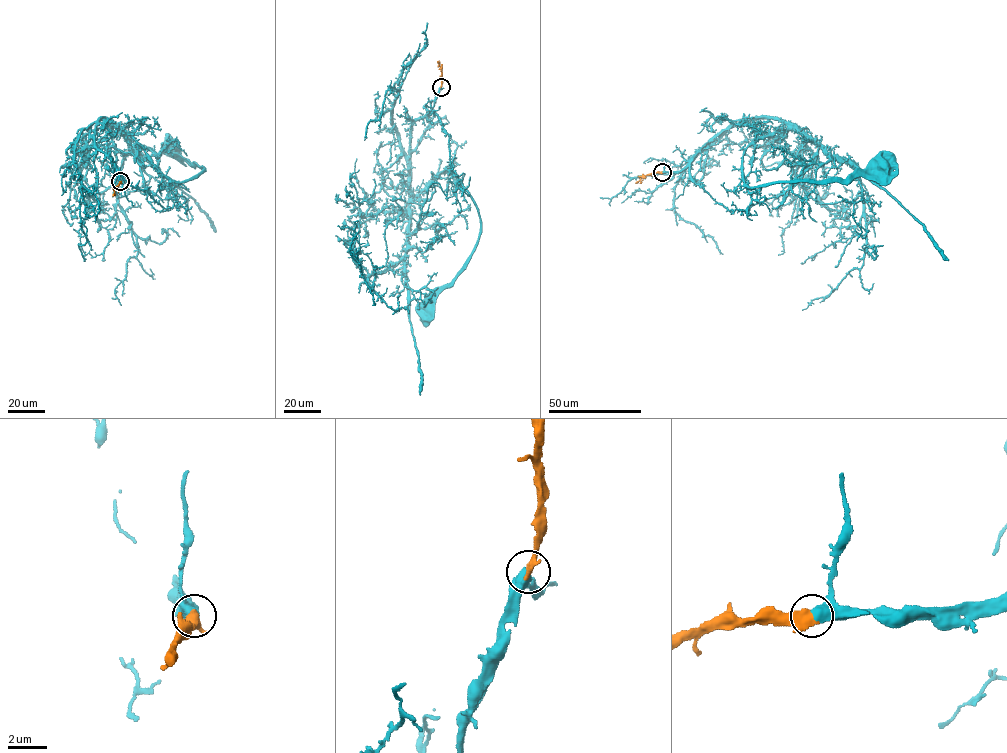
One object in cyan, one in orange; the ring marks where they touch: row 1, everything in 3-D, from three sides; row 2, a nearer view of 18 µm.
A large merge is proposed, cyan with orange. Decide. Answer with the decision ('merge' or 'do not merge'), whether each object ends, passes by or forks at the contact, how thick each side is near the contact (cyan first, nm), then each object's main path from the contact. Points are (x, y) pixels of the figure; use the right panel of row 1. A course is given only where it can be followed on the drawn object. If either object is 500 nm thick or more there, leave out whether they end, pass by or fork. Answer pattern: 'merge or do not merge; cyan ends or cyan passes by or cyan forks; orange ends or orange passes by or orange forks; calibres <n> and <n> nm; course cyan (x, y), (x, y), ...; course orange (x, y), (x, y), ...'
merge; calibres 600 and 320 nm; course cyan (662, 172), (761, 117), (787, 127), (747, 147), (749, 187), (873, 175), (883, 164); course orange (662, 172), (643, 175), (635, 183)

